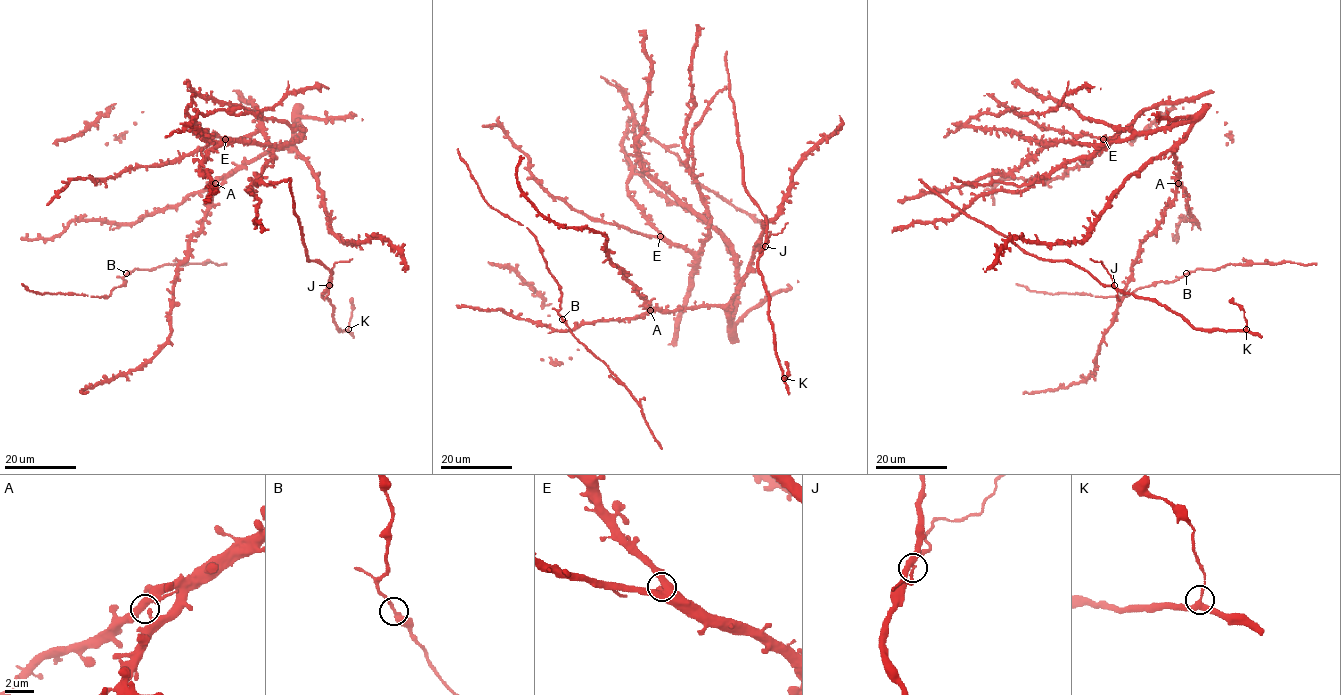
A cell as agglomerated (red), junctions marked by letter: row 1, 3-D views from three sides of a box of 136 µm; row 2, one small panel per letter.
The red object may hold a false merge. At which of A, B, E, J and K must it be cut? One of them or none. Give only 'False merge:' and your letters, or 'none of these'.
False merge: J

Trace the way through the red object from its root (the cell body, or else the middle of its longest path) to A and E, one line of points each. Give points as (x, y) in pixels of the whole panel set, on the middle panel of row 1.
A: (730, 323), (730, 317), (721, 306), (650, 310)
E: (730, 323), (737, 291), (737, 262), (732, 247), (712, 228), (709, 238), (697, 253), (672, 245), (660, 236)

